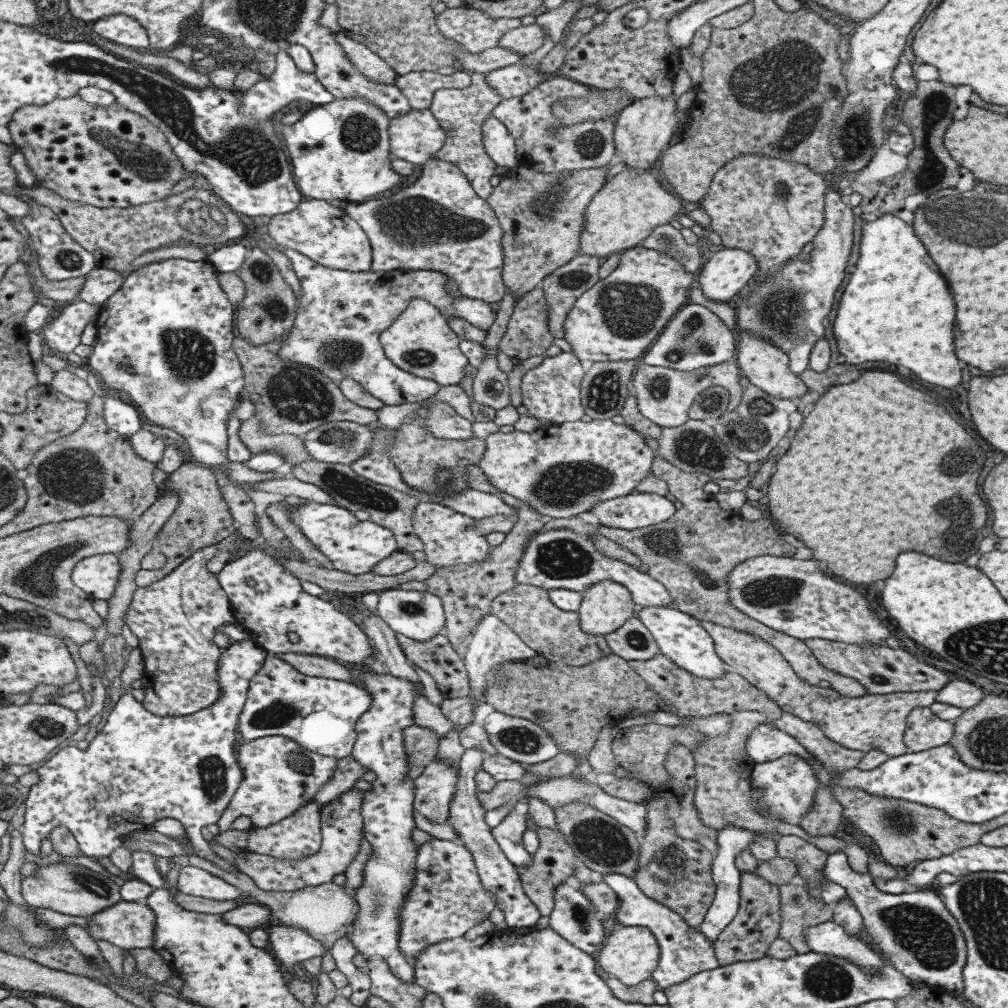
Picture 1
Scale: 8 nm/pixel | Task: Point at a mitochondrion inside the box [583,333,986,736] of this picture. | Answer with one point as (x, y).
(958, 534)

